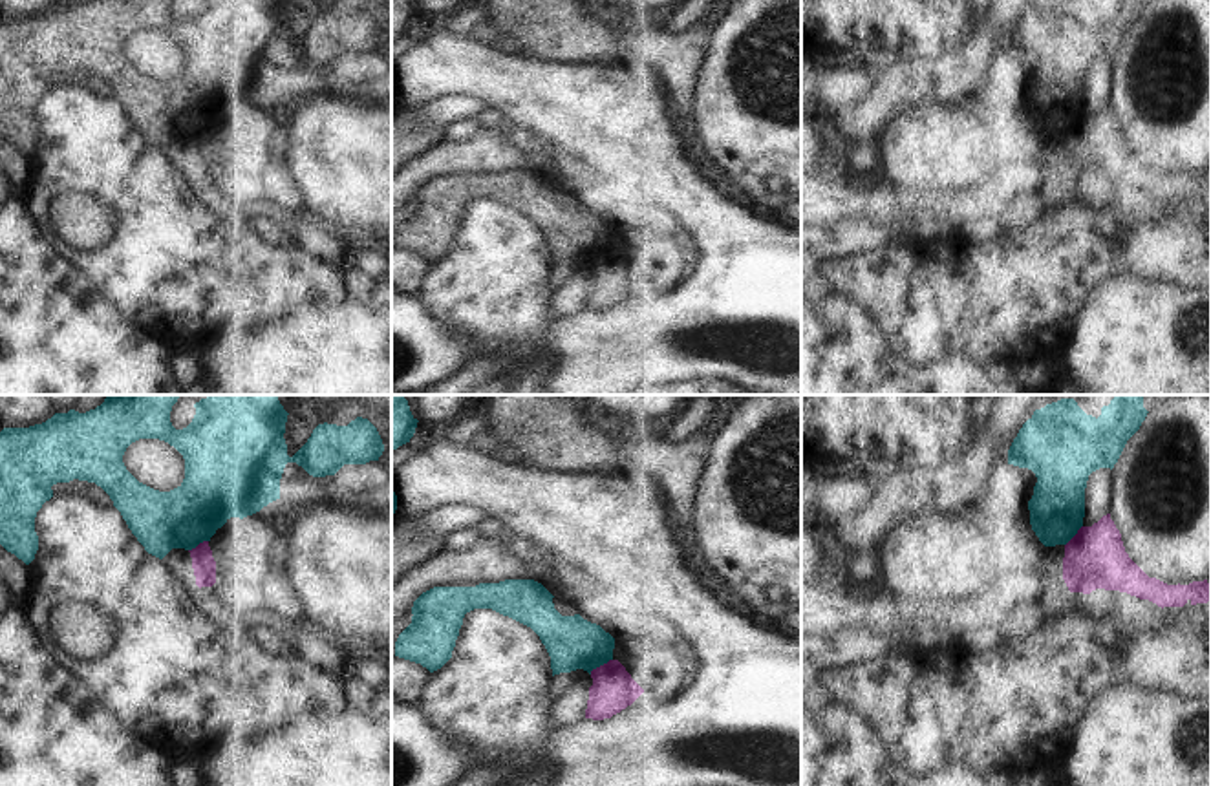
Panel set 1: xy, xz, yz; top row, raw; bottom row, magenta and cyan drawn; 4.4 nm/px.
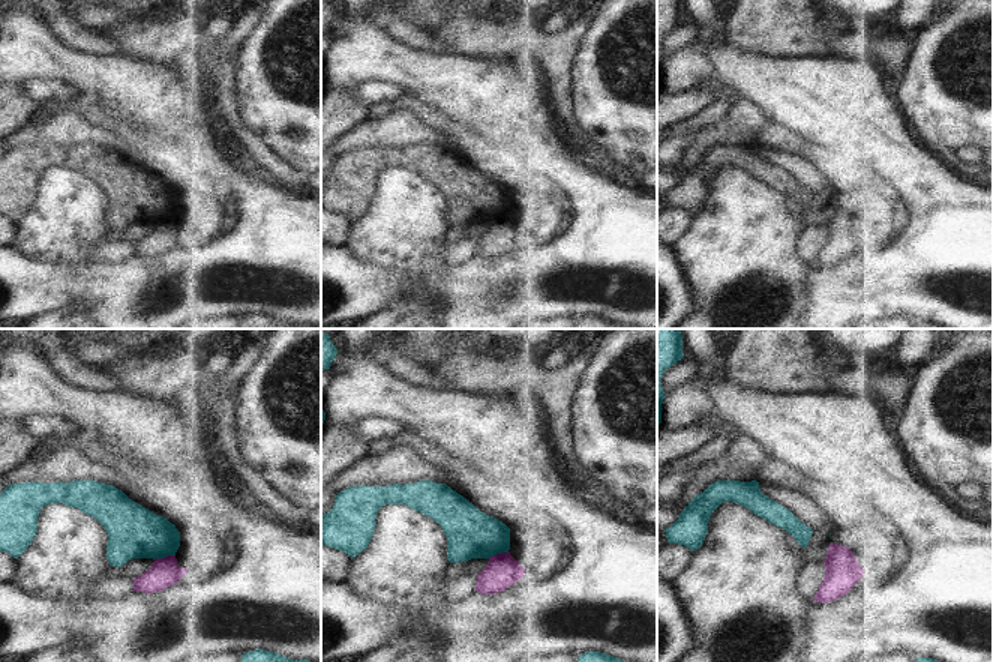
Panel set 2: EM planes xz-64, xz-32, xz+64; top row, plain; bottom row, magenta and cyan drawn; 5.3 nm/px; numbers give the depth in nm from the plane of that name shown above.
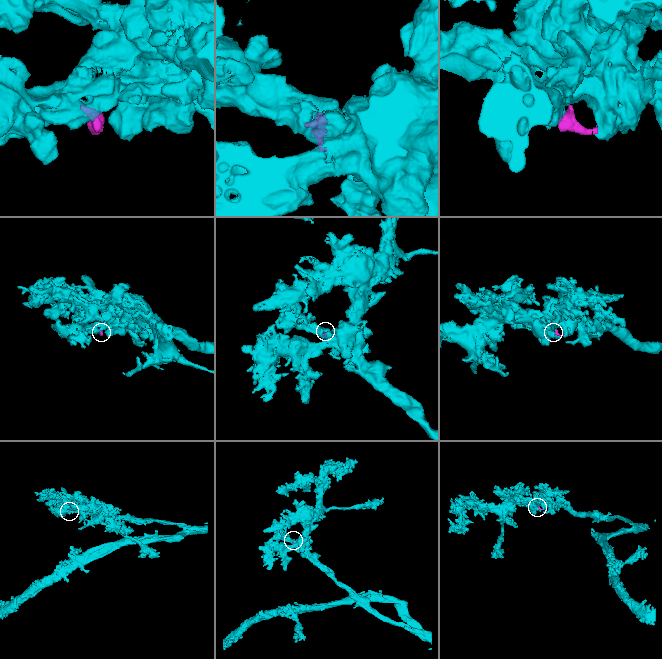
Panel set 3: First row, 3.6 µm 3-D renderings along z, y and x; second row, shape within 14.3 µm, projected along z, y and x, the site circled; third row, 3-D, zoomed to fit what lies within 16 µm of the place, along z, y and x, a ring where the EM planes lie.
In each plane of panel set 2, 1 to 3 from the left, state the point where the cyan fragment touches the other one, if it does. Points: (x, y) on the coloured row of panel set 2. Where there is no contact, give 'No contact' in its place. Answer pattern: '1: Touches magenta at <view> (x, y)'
1: Touches magenta at xz-64 (164, 557)
2: Touches magenta at xz-32 (497, 554)
3: No contact

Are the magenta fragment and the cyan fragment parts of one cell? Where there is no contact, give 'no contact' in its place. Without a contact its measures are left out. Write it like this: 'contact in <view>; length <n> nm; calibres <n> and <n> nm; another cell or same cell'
contact in xz; length 120 nm; calibres 190 and 220 nm; another cell

